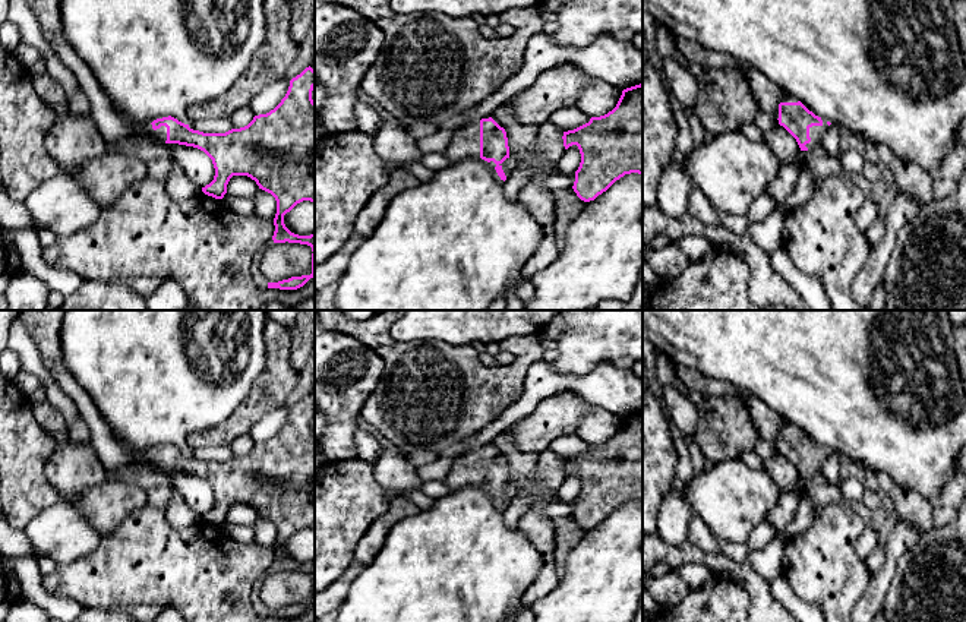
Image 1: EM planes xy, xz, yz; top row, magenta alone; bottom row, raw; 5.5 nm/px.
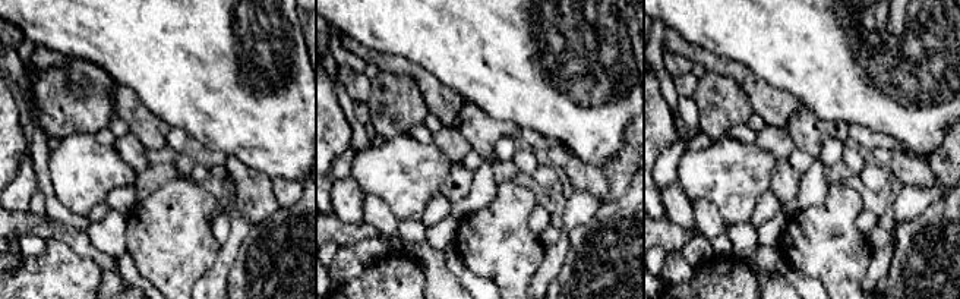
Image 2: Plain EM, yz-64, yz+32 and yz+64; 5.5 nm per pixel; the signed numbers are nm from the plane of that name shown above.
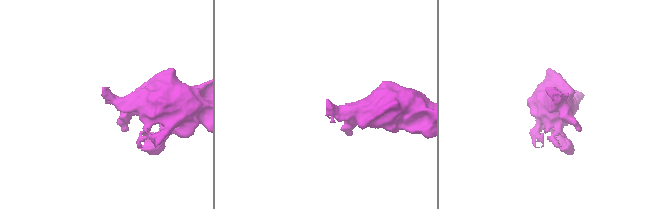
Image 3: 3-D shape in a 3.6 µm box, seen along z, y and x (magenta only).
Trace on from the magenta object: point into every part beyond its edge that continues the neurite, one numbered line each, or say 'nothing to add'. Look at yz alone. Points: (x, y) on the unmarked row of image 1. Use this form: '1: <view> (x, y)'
1: yz (815, 460)

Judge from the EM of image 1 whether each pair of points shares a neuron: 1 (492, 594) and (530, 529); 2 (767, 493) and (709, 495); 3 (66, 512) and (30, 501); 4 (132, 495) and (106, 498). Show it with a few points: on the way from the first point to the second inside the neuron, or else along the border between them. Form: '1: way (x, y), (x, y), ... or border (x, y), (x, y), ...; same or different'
1: border (517, 526), (539, 553), (542, 567); different
2: way (753, 493), (723, 495); same
3: border (66, 501), (41, 510), (24, 529); different
4: way (126, 498), (111, 498); same

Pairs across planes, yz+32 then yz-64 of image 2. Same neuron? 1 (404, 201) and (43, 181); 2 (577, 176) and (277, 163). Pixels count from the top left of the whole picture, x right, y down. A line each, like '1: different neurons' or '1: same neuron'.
1: different neurons
2: different neurons

